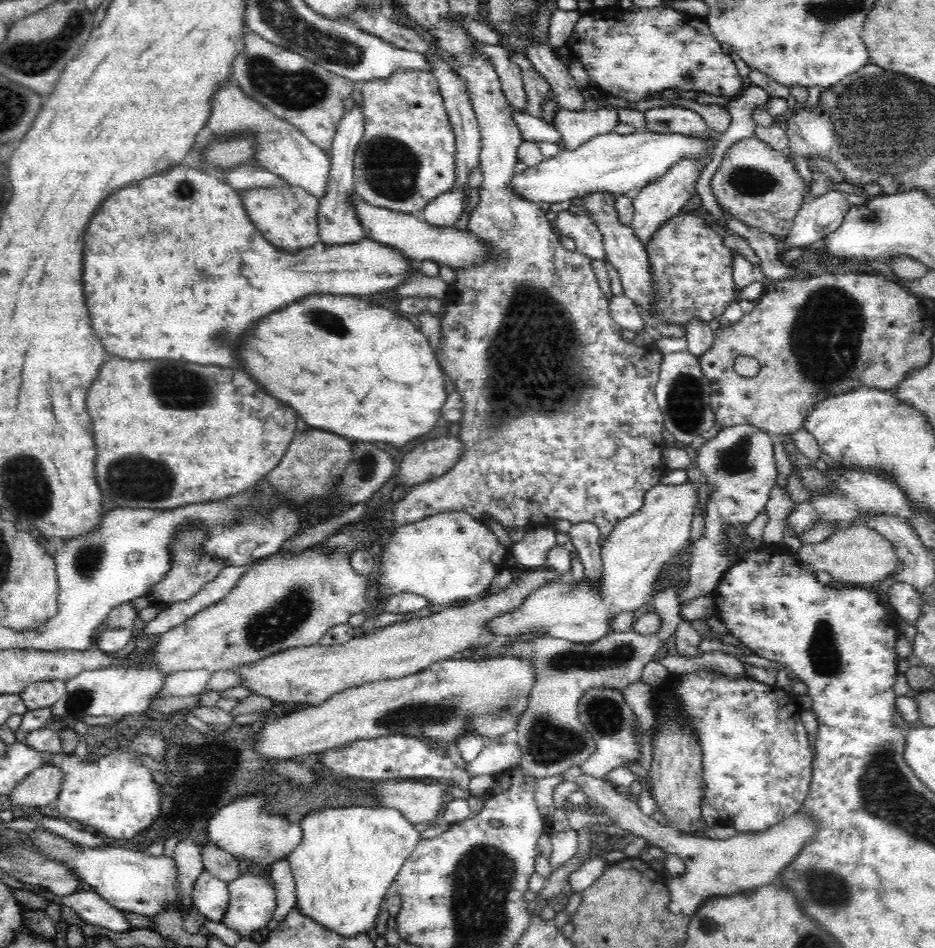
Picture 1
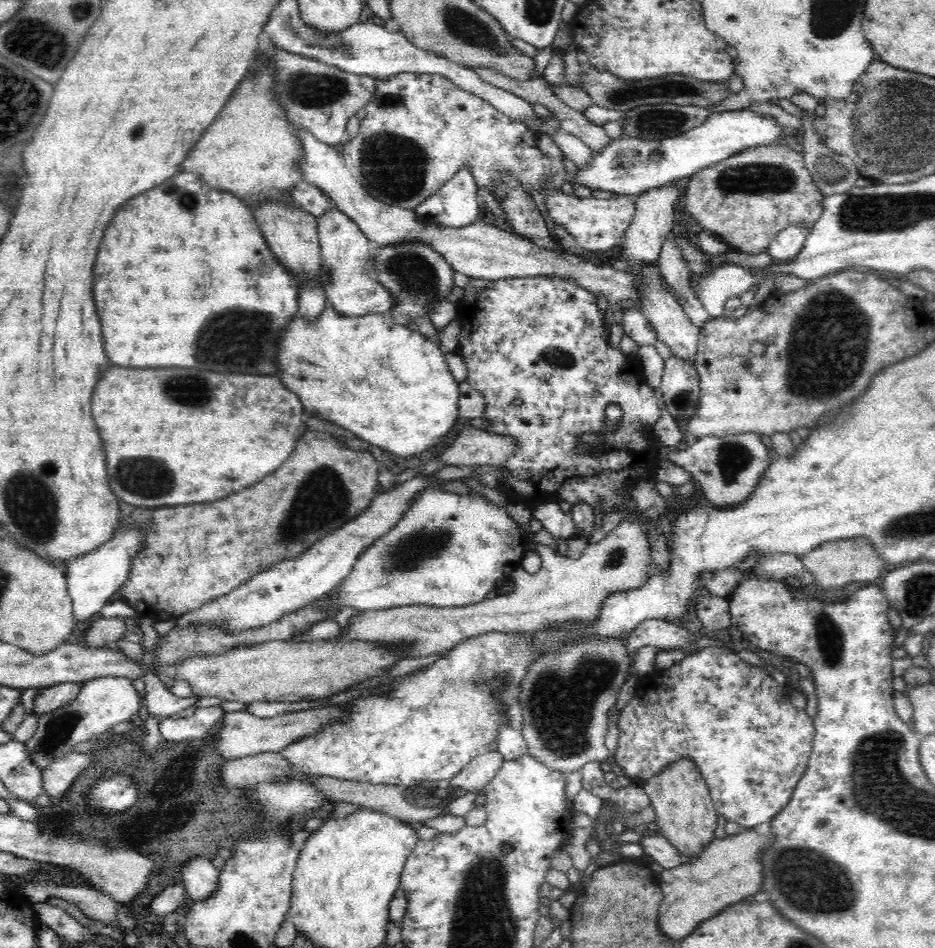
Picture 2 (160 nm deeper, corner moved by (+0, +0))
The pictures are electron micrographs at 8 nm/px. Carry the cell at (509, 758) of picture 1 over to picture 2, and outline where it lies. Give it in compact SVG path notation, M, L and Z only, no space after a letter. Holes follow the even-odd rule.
M487 750L474 756L468 766L464 766L450 779L452 791L477 793L480 788L484 790L504 761L504 757L498 751Z

